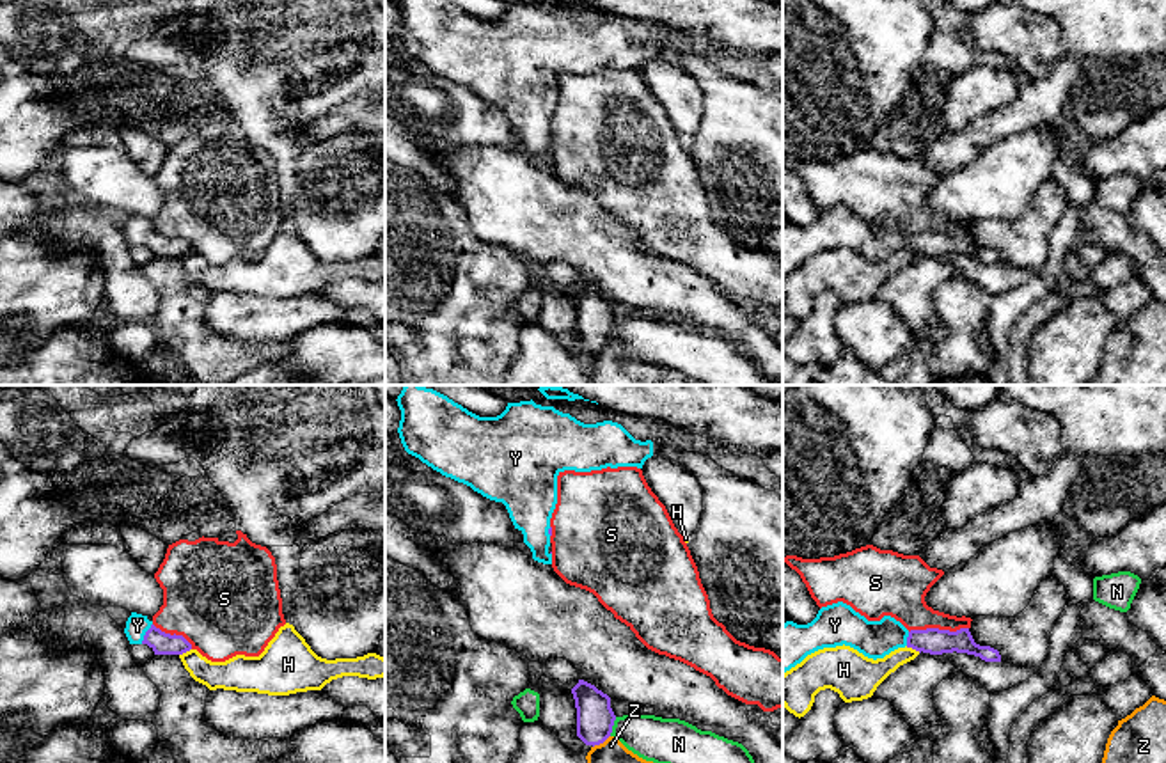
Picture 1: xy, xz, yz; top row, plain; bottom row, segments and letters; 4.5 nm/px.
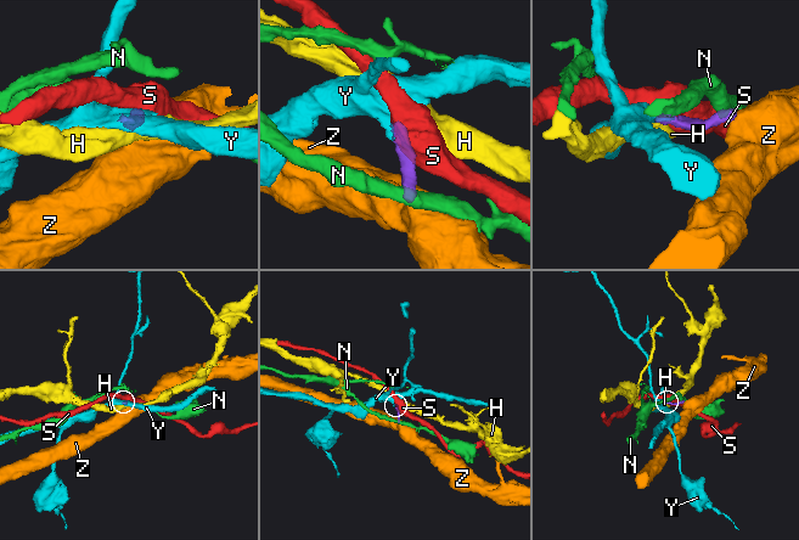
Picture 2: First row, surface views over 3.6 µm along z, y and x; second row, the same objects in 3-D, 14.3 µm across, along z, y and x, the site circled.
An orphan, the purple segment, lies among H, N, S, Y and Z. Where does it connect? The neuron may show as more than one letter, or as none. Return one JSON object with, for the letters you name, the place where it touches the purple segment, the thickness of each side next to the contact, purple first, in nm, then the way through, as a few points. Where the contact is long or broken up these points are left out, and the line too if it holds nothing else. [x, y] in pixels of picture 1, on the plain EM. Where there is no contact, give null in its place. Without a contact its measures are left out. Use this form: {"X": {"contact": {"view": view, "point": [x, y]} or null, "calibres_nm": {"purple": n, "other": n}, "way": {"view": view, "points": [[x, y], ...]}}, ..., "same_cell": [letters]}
{"Y": {"contact": {"view": "xy", "point": [146, 236]}, "calibres_nm": {"purple": 100, "other": 100}, "way": {"view": "xy", "points": [[162, 245], [146, 236], [137, 228]]}}, "same_cell": ["Y"]}

